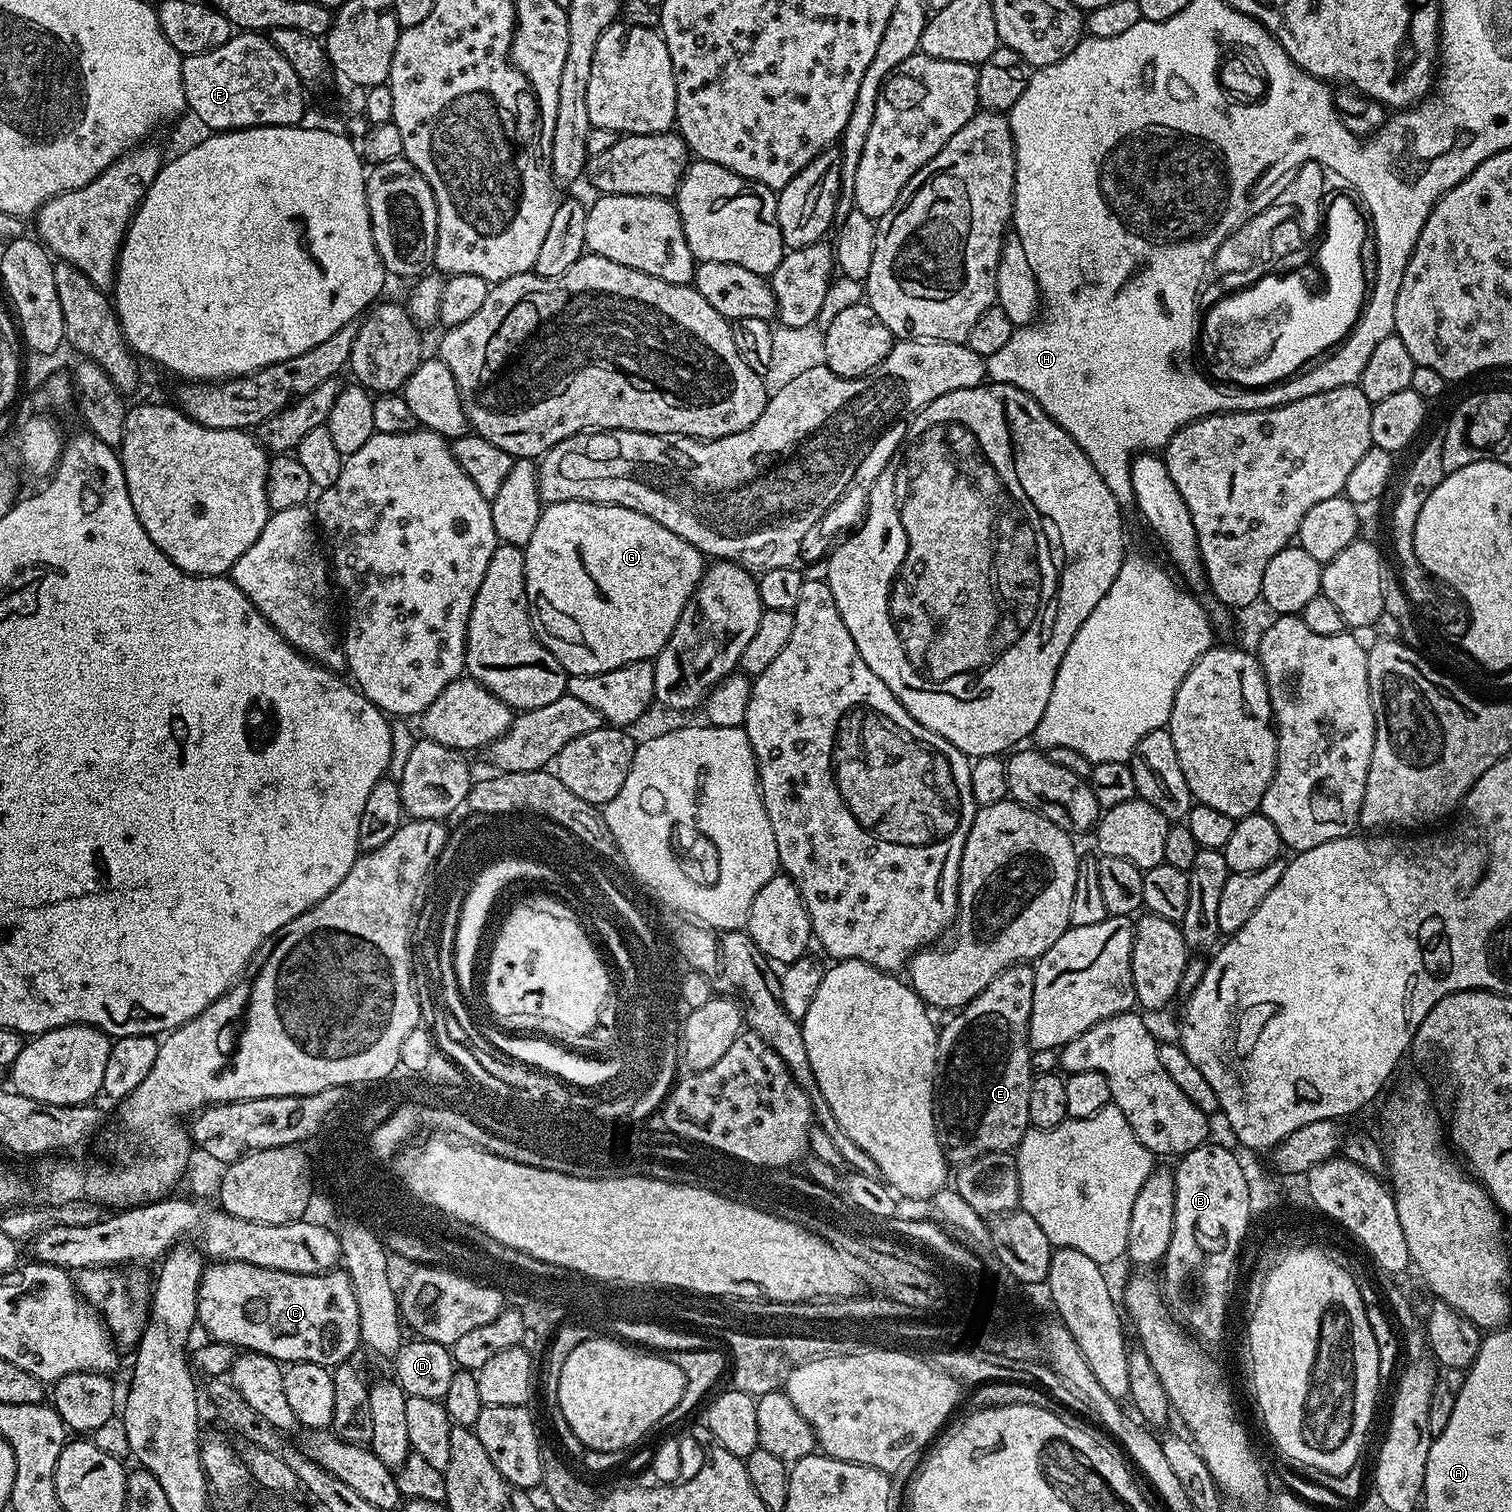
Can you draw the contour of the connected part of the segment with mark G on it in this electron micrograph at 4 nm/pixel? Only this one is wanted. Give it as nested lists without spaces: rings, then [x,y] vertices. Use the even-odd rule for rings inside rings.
[[[567,500],[547,505],[541,511],[537,526],[534,527],[534,532],[523,550],[526,562],[524,585],[526,586],[532,629],[535,630],[536,637],[540,639],[542,646],[546,646],[546,650],[550,650],[550,654],[554,654],[554,658],[558,658],[558,662],[568,671],[569,676],[602,674],[606,670],[621,668],[639,660],[651,661],[666,646],[670,634],[674,634],[674,626],[678,626],[678,618],[682,614],[686,602],[703,580],[706,567],[704,553],[698,551],[690,542],[678,538],[678,534],[674,534],[674,530],[666,530],[666,526],[654,522],[654,518],[650,518],[638,510],[630,510],[626,506],[595,504],[585,500]]]

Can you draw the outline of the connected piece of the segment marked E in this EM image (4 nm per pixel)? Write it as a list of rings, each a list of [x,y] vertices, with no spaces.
[[[1031,963],[1011,964],[1006,970],[1002,970],[992,979],[986,990],[979,992],[969,1004],[964,1005],[955,1013],[956,1016],[945,1028],[939,1029],[936,1038],[936,1094],[934,1097],[934,1111],[936,1113],[936,1133],[940,1144],[944,1148],[944,1155],[947,1156],[949,1165],[959,1166],[969,1164],[974,1158],[991,1152],[1012,1152],[1020,1144],[1021,1138],[1027,1134],[1030,1127],[1030,1086],[1032,1085],[1032,1054],[1033,1047],[1028,1043],[1028,1023],[1032,1013],[1034,1002],[1034,974],[1035,967]]]

